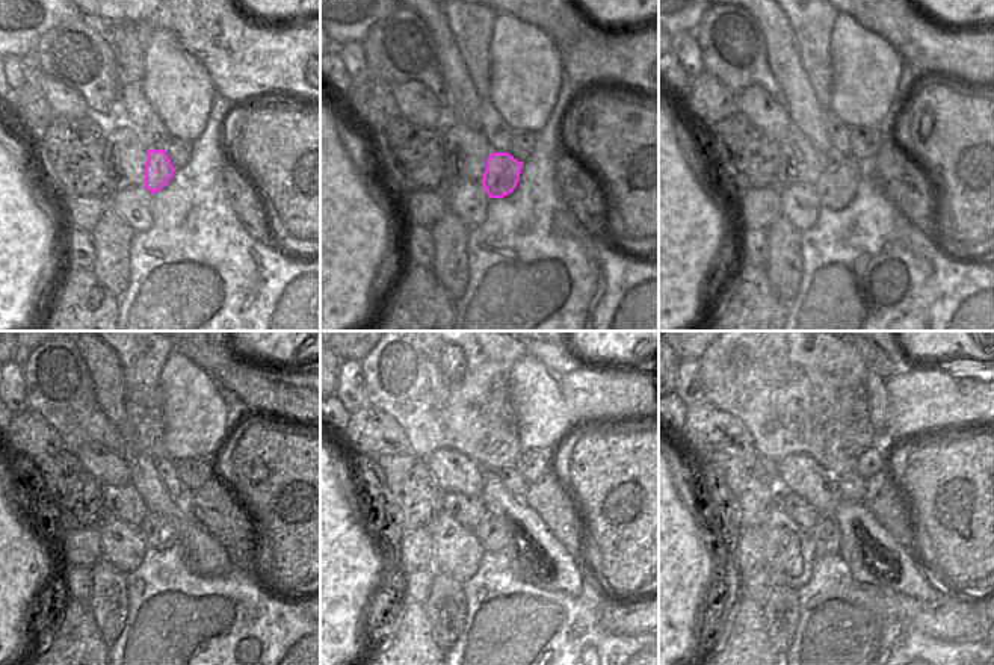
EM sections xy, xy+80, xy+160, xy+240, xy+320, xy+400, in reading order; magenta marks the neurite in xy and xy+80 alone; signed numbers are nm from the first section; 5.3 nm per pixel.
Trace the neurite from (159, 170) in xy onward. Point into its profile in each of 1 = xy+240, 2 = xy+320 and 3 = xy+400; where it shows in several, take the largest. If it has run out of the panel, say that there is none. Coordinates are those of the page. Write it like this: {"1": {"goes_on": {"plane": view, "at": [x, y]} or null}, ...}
{"1": {"goes_on": {"plane": "xy+240", "at": [157, 532]}}, "2": {"goes_on": {"plane": "xy+320", "at": [493, 534]}}, "3": {"goes_on": {"plane": "xy+400", "at": [825, 534]}}}

